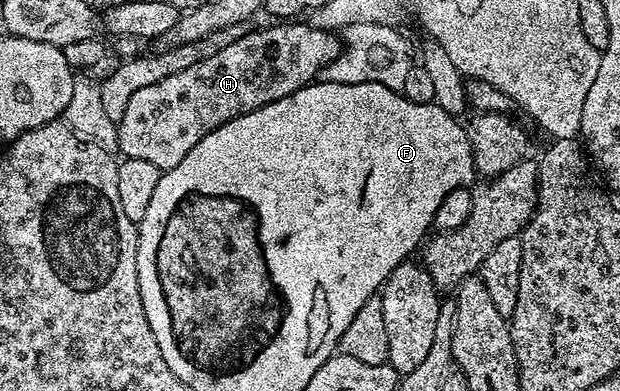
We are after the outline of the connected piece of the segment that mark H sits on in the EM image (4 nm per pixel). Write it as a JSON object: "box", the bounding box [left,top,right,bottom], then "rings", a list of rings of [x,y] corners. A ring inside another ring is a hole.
{"box":[117,20,342,172],"rings":[[[286,20],[281,24],[270,25],[274,26],[250,30],[247,34],[232,39],[227,46],[217,47],[208,60],[201,60],[182,72],[173,73],[159,83],[137,89],[124,108],[124,116],[117,122],[121,157],[148,160],[163,172],[176,168],[176,164],[180,164],[180,160],[184,160],[184,156],[188,156],[188,152],[192,152],[192,148],[196,148],[196,144],[200,144],[200,140],[204,140],[208,132],[220,128],[220,124],[228,124],[228,120],[236,120],[236,116],[256,112],[256,108],[284,100],[284,96],[310,85],[321,75],[322,68],[336,60],[336,56],[342,51],[337,33],[321,30],[305,21]]]}

